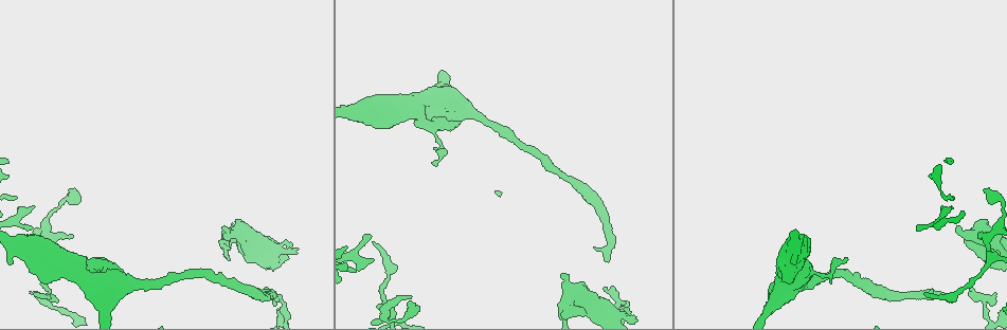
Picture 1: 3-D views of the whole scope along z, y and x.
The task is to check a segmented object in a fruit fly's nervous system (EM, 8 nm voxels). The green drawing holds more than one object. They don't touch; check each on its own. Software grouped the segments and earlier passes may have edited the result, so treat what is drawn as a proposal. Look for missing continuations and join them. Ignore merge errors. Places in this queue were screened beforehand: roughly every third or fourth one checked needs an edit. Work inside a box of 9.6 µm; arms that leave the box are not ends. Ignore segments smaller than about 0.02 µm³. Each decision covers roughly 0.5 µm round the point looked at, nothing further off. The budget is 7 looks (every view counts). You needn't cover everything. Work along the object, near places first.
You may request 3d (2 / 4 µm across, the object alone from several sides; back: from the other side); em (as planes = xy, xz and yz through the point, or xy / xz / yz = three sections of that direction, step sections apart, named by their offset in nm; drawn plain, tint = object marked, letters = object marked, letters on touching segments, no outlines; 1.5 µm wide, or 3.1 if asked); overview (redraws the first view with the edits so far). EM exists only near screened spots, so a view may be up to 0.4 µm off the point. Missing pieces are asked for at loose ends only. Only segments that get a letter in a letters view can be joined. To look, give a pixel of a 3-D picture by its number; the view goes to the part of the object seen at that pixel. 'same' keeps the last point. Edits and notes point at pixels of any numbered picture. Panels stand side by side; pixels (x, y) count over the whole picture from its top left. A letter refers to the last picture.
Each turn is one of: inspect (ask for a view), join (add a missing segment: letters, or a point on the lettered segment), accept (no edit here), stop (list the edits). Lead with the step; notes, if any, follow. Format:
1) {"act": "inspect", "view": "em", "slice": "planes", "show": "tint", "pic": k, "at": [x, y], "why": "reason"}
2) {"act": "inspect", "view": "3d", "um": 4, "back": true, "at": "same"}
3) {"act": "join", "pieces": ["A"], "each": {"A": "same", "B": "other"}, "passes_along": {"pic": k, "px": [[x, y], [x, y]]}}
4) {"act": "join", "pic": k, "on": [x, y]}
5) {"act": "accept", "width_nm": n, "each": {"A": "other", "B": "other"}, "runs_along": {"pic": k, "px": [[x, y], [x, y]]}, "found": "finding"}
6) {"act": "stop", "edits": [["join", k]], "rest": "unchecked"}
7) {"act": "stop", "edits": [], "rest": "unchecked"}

{"act": "inspect", "view": "em", "slice": "planes", "show": "letters", "pic": 1, "at": [36, 294], "why": "branch stops here"}

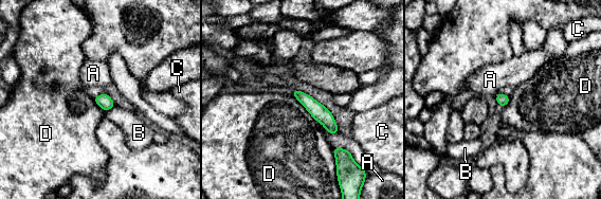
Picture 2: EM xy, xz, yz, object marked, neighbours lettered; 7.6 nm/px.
{"act": "accept", "width_nm": 90, "each": {"A": "other", "B": "other", "C": "other", "D": "other"}, "runs_along": {"pic": 2, "px": [[295, 92], [307, 101], [334, 130]]}, "found": "none of them fits"}

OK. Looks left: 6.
{"act": "inspect", "view": "3d", "um": 4, "pic": 1, "at": [411, 296], "why": "free end"}

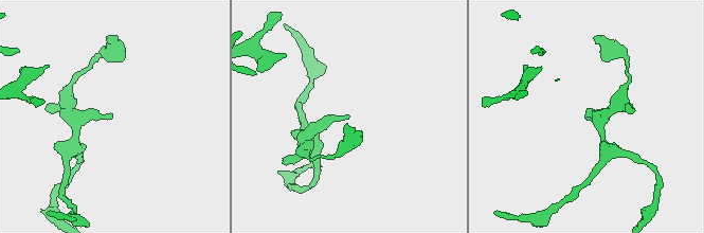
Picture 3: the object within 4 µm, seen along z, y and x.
{"act": "inspect", "view": "em", "slice": "xz", "step": 8, "show": "letters", "pic": 3, "at": [349, 116], "why": "now the EM"}

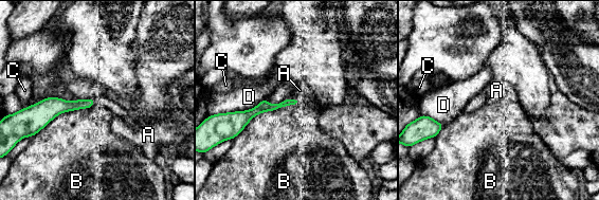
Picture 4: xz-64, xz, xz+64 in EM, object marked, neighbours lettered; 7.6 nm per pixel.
{"act": "inspect", "view": "em", "slice": "planes", "show": "letters", "at": "same"}

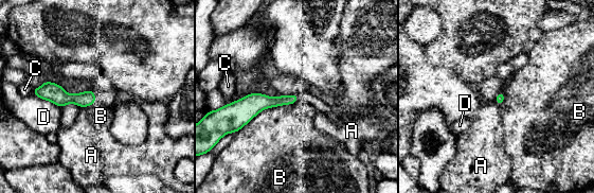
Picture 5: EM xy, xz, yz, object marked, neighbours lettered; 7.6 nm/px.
{"act": "accept", "each": {"A": "other", "B": "other", "C": "other", "D": "other"}, "runs_along": {"pic": 5, "px": [[294, 98], [234, 109]]}, "found": "none of them fits"}

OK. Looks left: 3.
{"act": "inspect", "view": "em", "slice": "yz", "step": 4, "show": "tint", "pic": 1, "at": [956, 228], "why": "branch stops here"}

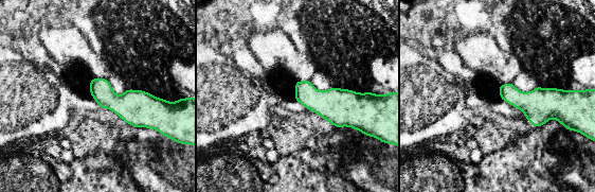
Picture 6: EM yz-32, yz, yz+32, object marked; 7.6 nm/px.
{"act": "inspect", "view": "em", "slice": "planes", "show": "letters", "at": "same", "why": "another direction"}

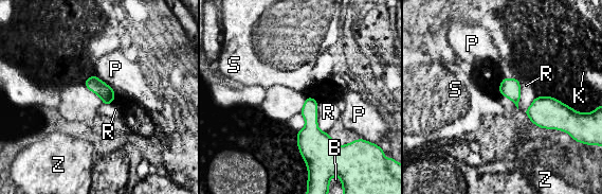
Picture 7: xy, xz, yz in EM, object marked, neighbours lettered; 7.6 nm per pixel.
{"act": "accept", "each": {"B": "other", "K": "other", "P": "other", "R": "other", "S": "other", "Z": "other"}, "border": {"pic": 7, "px": [[94, 75], [105, 82], [115, 92]]}, "found": "none of them fits"}

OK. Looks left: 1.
{"act": "stop", "edits": [], "rest": "unchecked"}

